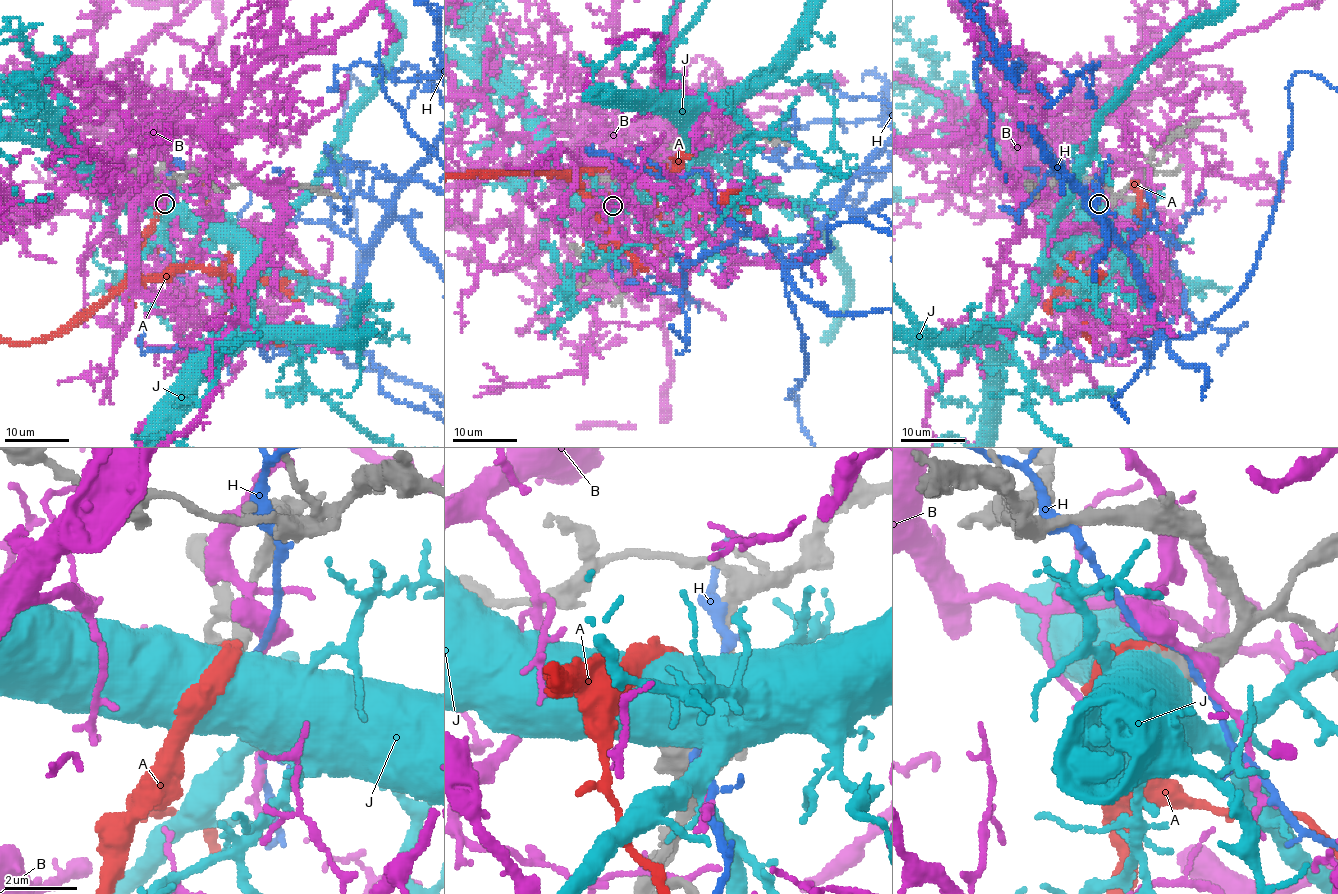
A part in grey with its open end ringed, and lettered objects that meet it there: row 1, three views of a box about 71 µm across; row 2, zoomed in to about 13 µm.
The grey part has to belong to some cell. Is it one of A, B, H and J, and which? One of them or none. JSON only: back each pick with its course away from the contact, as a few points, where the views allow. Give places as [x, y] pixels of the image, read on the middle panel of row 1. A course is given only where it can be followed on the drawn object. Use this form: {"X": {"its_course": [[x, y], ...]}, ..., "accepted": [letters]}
{"accepted": ["A"]}

